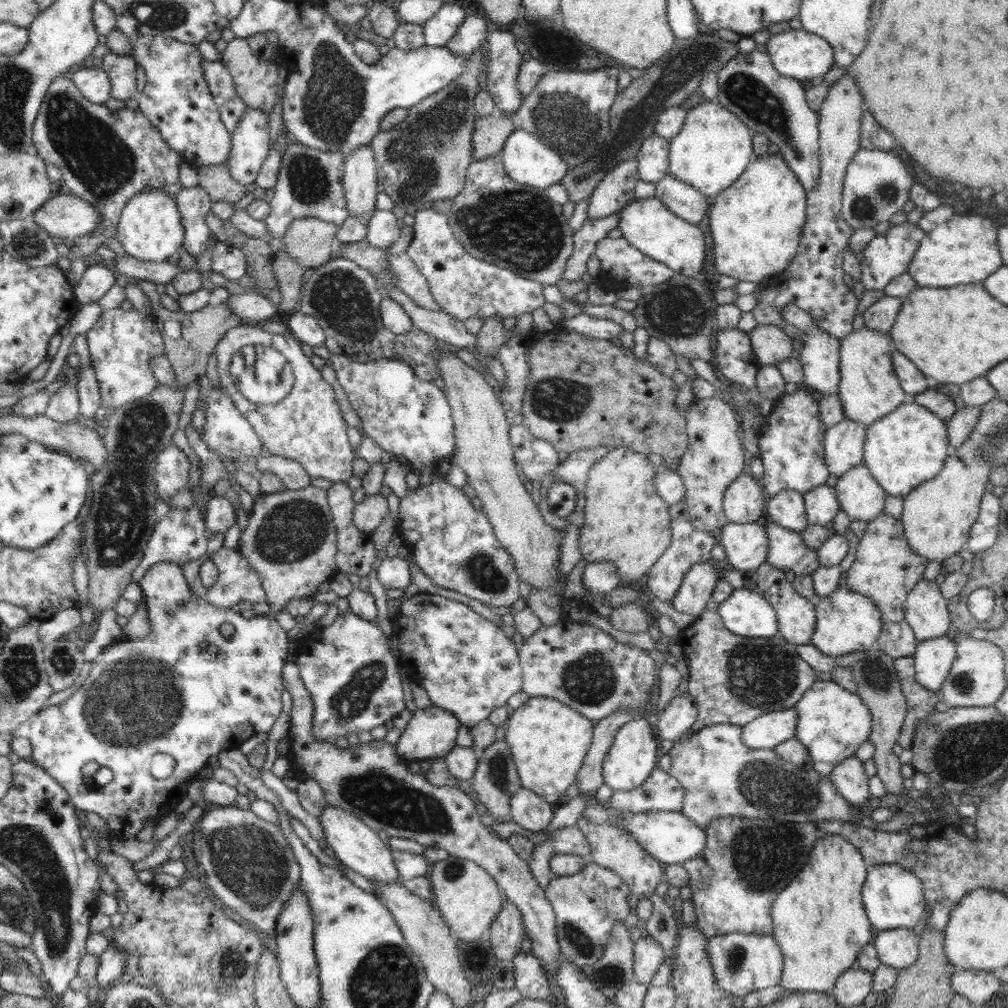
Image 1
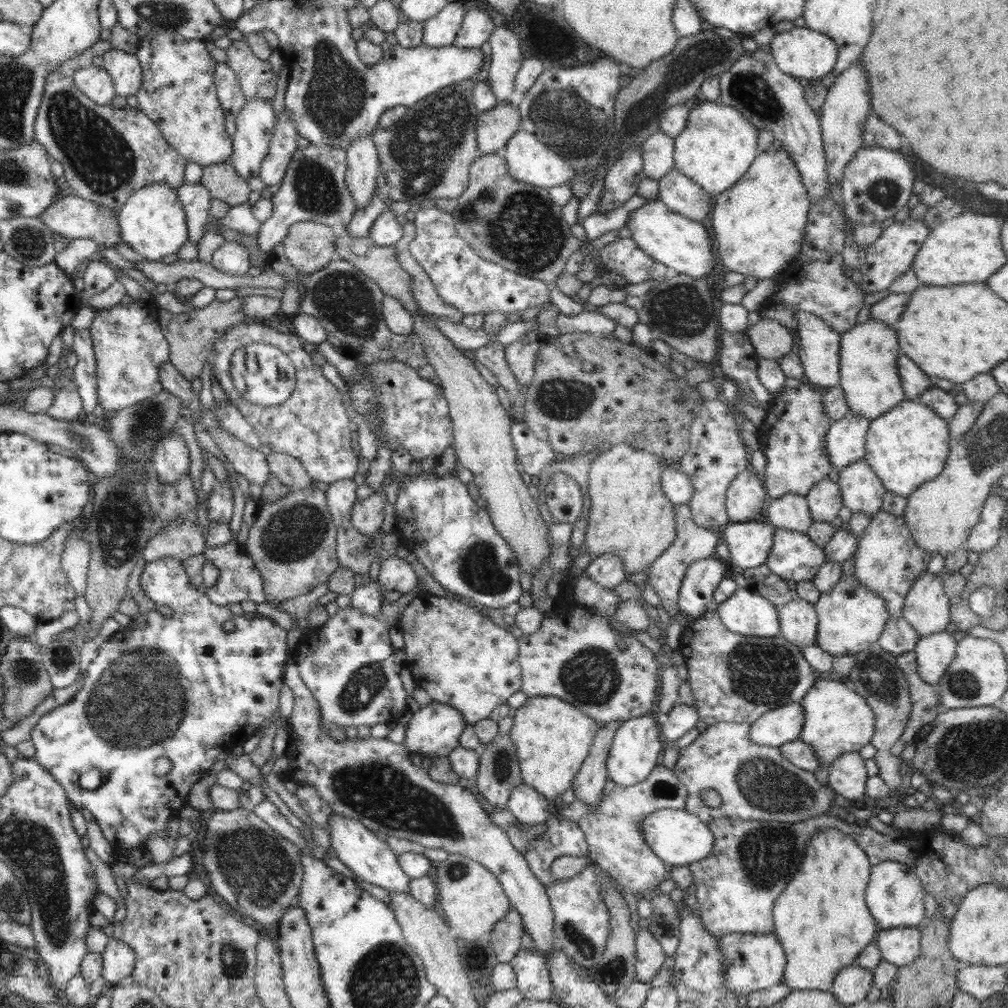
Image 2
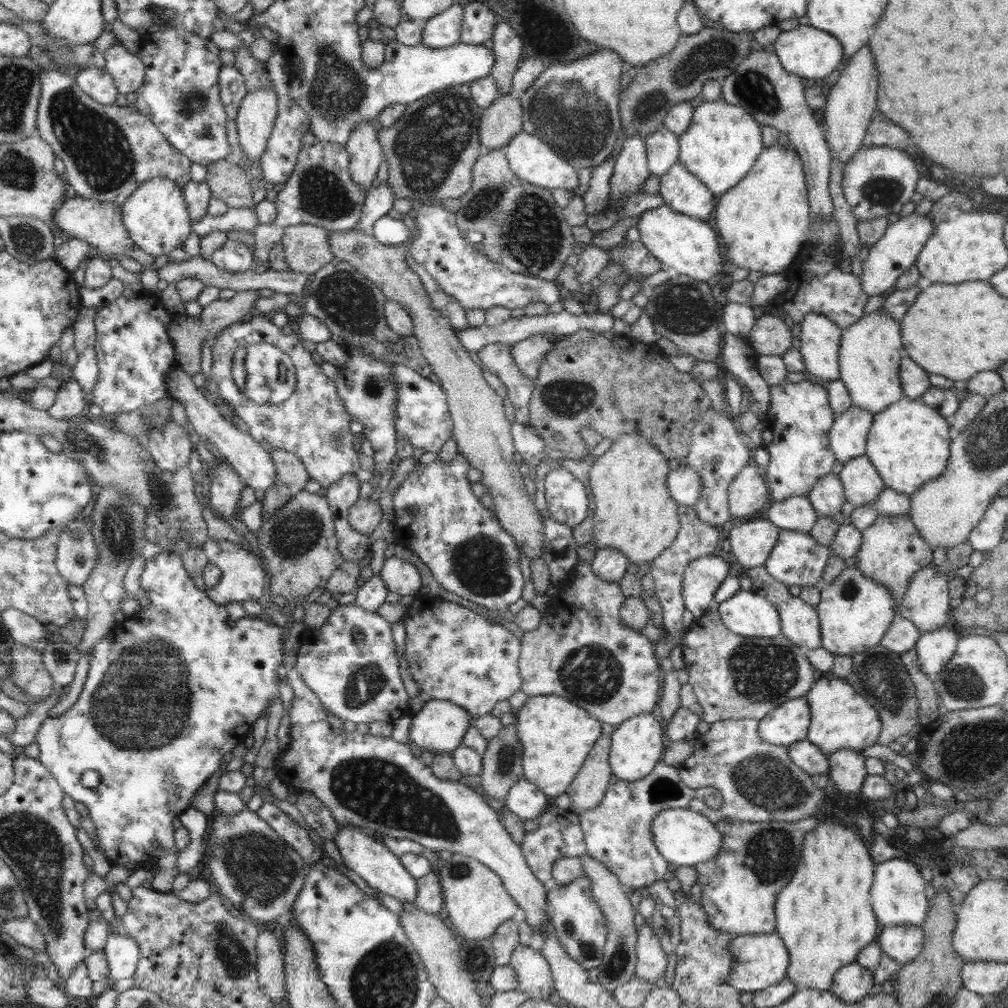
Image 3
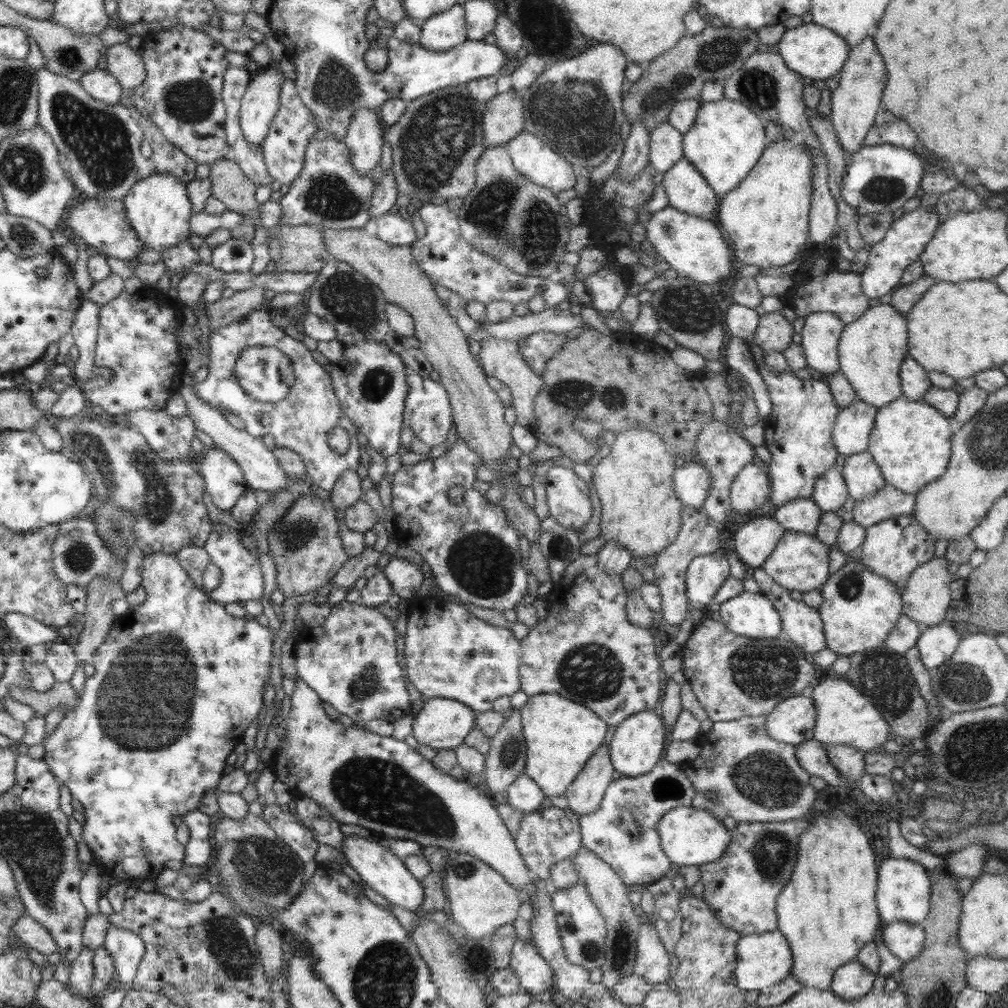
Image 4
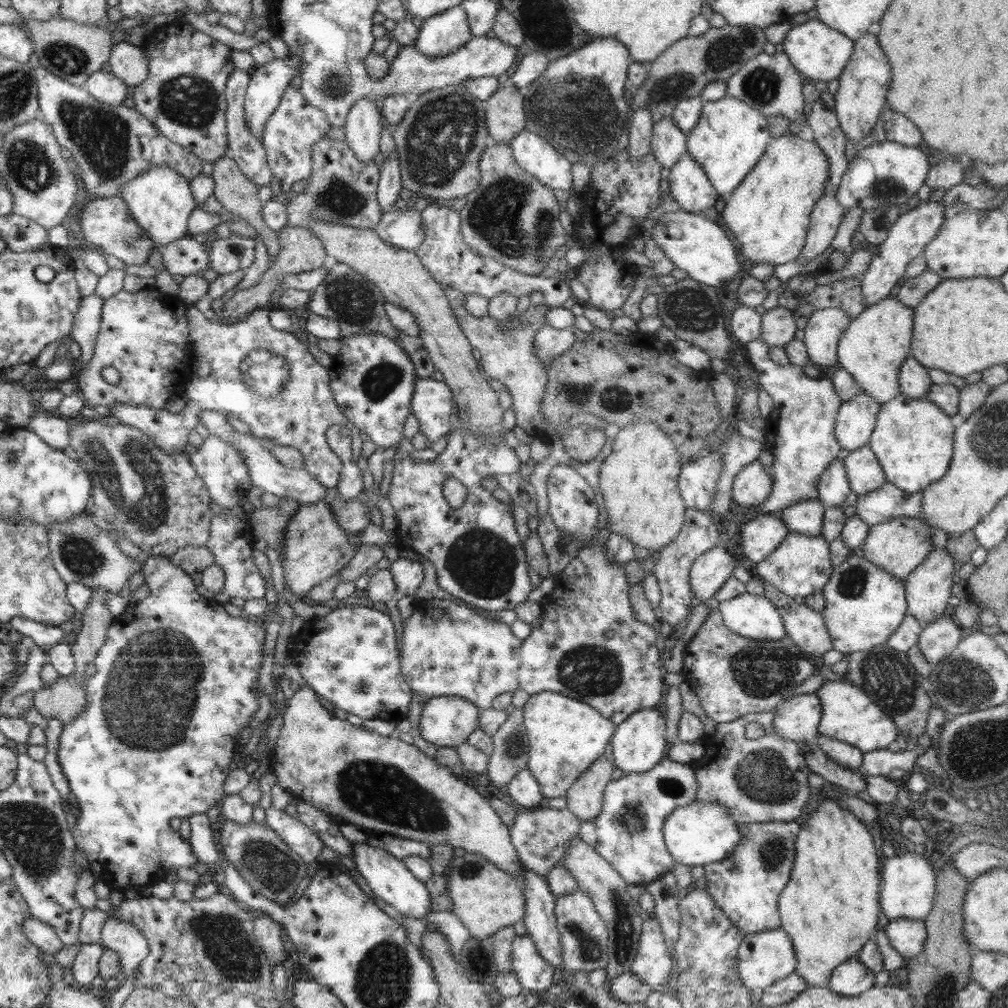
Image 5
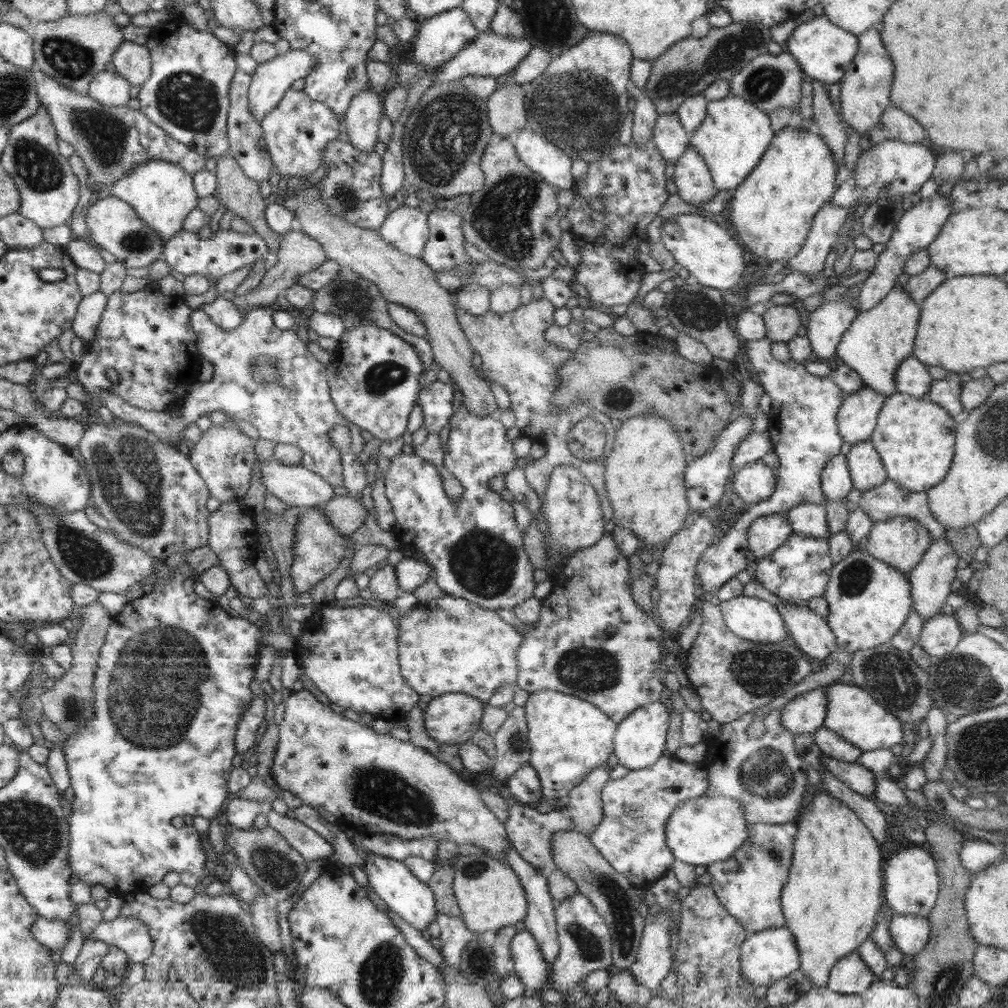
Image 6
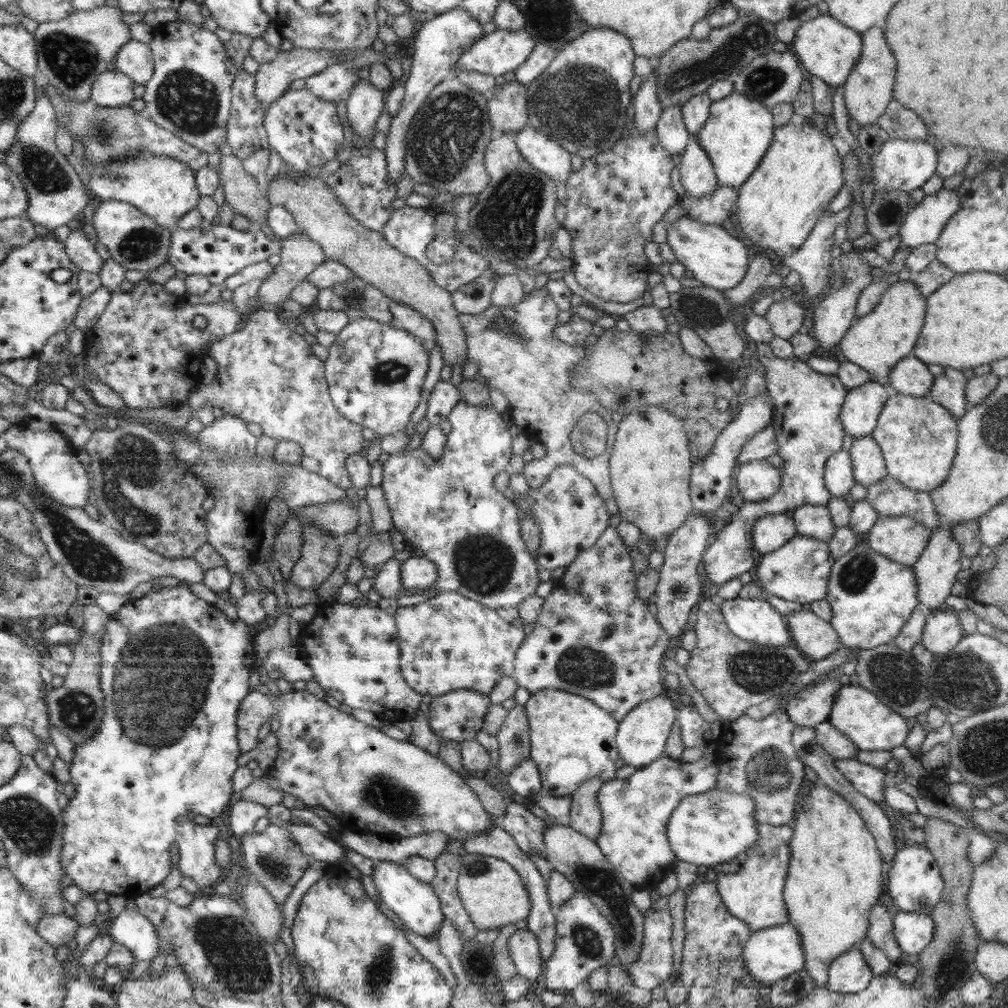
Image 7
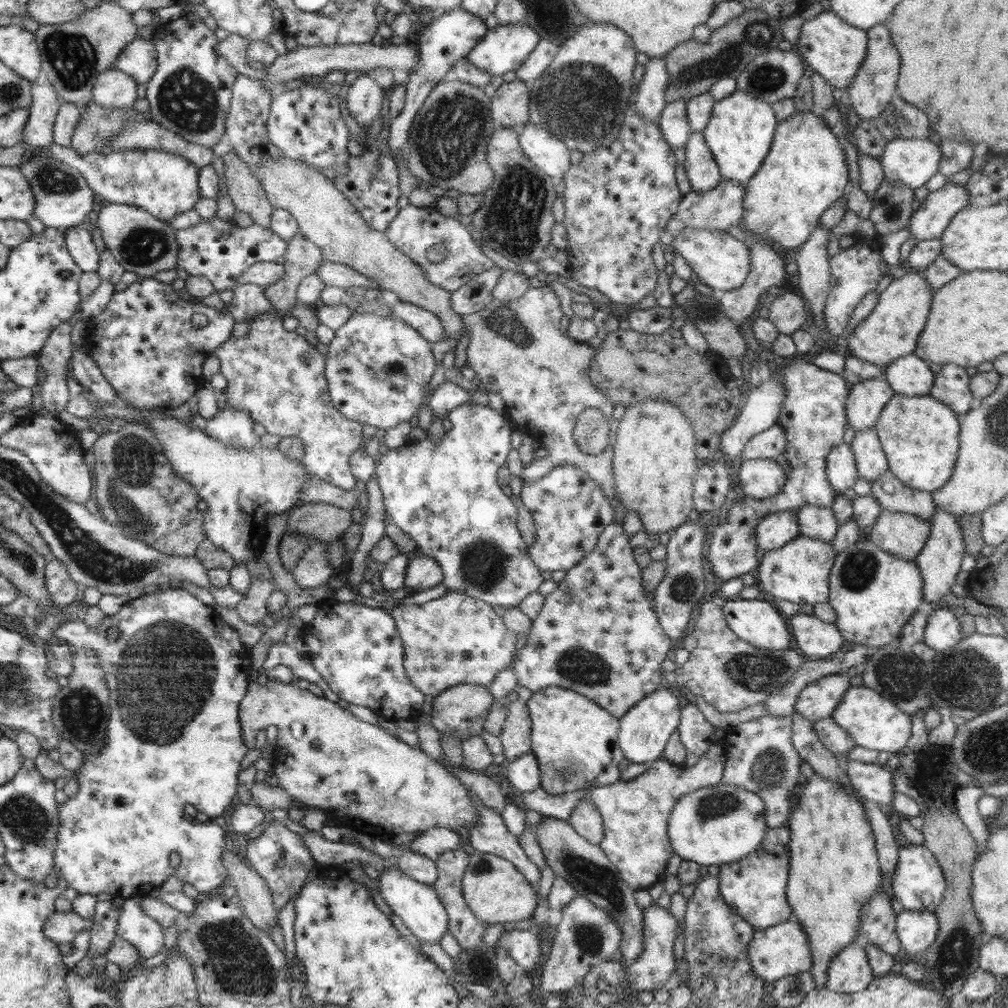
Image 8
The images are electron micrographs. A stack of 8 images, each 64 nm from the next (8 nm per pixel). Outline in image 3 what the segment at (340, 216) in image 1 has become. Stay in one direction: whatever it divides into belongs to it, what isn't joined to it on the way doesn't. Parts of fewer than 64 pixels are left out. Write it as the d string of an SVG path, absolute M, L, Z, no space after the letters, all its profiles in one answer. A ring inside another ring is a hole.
M316 141L312 146L302 146L294 175L274 201L278 211L276 220L270 224L258 224L255 228L253 252L256 264L269 262L273 245L283 239L284 229L290 225L313 224L330 232L345 232L356 227L362 218L367 190L353 182L349 162L346 148L340 144Z

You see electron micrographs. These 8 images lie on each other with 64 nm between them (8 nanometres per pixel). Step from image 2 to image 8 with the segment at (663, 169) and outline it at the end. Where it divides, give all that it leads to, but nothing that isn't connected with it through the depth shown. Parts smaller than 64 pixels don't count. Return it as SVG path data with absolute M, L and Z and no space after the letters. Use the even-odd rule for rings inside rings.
M687 100L672 101L663 109L658 124L666 142L674 150L685 147L693 130L687 118Z

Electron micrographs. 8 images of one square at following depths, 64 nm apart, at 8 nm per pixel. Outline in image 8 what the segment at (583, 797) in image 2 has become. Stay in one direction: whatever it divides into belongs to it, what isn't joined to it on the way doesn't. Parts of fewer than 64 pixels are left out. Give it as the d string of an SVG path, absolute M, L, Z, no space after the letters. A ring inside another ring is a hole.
M582 800L571 806L567 821L582 838L586 838L592 844L599 845L604 840L603 817L600 816L599 809L594 808L594 804L590 803L590 800Z

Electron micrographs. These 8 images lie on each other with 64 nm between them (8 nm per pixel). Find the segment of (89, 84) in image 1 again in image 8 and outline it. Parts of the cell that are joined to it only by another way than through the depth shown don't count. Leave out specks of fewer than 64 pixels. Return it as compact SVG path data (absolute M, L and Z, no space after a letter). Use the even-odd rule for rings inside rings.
M110 68L98 75L92 102L103 108L130 108L138 100L138 83L125 72Z

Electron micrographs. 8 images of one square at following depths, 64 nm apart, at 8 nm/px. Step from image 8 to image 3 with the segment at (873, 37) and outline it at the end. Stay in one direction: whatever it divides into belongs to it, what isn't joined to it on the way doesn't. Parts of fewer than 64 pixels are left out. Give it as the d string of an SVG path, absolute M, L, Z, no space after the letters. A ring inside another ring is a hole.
M868 44L858 49L842 67L837 82L832 86L824 106L824 136L831 158L846 163L864 146L868 126L872 123L878 103L878 68Z

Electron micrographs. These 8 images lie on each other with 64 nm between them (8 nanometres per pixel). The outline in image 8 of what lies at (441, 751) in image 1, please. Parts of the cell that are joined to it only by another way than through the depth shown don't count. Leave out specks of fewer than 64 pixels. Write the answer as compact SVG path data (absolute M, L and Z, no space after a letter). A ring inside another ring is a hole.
M460 683L442 691L433 698L434 709L431 715L431 726L440 734L450 734L461 741L465 738L482 735L484 732L482 723L486 720L494 701L494 695L490 693L488 687Z

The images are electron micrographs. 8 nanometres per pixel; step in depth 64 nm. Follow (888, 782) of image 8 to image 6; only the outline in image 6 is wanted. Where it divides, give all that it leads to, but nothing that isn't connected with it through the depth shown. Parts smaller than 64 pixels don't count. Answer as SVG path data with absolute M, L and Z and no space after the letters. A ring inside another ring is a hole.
M822 756L822 766L826 767L826 771L836 775L852 790L865 795L867 798L873 798L874 790L876 790L874 787L876 786L876 778L879 775L870 771L869 767L865 767L858 761L854 763L844 762L830 758L830 756Z

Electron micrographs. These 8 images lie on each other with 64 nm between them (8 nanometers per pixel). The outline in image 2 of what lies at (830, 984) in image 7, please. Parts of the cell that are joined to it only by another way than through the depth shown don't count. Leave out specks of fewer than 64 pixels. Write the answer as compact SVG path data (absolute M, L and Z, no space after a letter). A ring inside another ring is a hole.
M856 964L842 968L834 979L830 992L845 1005L866 999L873 986L873 973Z

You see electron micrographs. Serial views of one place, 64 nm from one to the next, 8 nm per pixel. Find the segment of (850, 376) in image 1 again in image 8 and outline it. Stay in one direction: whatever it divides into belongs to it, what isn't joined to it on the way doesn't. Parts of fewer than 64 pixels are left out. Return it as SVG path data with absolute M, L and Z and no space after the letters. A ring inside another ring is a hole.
M904 267L901 275L894 278L878 296L878 302L866 320L854 328L848 340L848 355L854 355L868 363L886 368L898 357L914 352L917 340L930 314L932 294L936 290L924 279L922 269Z

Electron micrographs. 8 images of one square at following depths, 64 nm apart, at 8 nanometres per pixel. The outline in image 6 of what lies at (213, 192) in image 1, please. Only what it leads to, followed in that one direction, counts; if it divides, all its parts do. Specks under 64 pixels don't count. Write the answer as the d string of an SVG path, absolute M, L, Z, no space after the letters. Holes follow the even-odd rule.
M228 153L217 158L217 166L214 170L214 174L217 177L217 189L220 193L220 200L224 203L227 210L232 210L234 214L242 217L248 221L256 232L258 232L262 238L269 245L269 251L276 253L279 250L281 235L274 232L267 224L265 219L265 210L268 206L268 200L262 197L259 184L248 178L242 171L240 164L237 164L236 160Z

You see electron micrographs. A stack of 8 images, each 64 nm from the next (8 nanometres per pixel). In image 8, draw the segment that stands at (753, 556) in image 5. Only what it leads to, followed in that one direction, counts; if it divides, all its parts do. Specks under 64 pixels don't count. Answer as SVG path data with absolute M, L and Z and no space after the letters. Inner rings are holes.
M788 509L762 518L756 528L759 548L771 551L800 535L796 513L796 510Z

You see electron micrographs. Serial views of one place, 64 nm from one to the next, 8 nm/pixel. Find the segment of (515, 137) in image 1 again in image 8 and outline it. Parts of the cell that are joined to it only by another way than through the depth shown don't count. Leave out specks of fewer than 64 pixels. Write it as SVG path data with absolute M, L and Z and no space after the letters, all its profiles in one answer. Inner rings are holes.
M532 123L522 126L518 136L520 147L532 164L554 181L563 179L571 165L571 152L562 140Z

